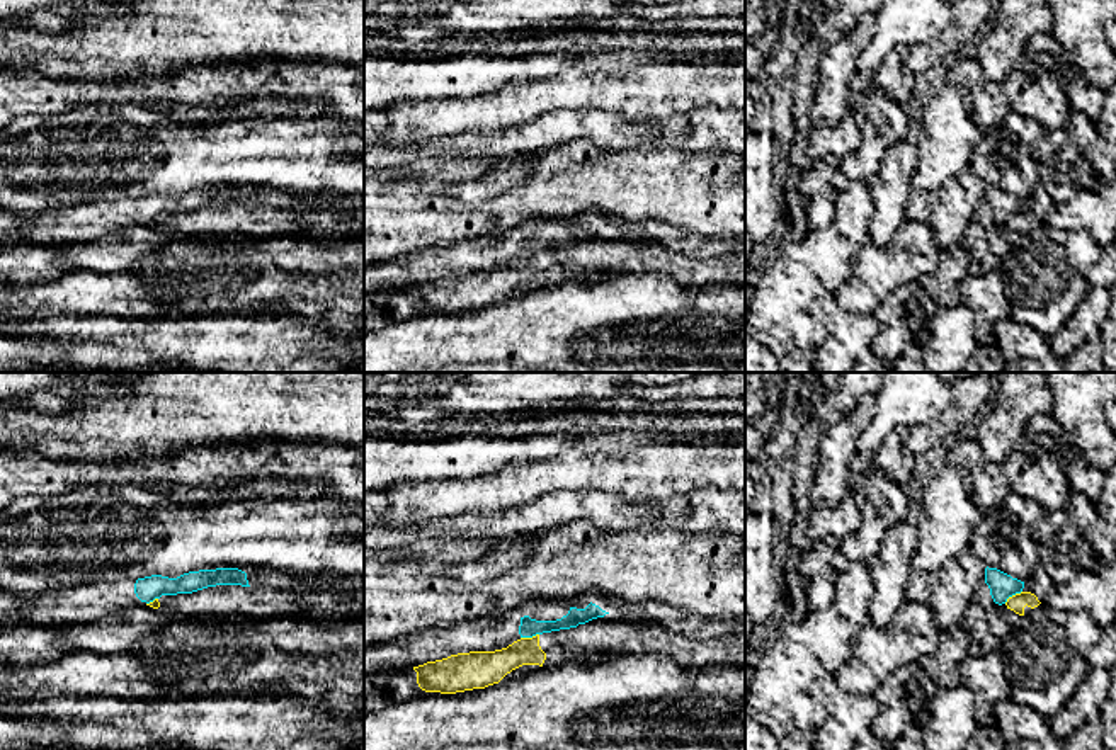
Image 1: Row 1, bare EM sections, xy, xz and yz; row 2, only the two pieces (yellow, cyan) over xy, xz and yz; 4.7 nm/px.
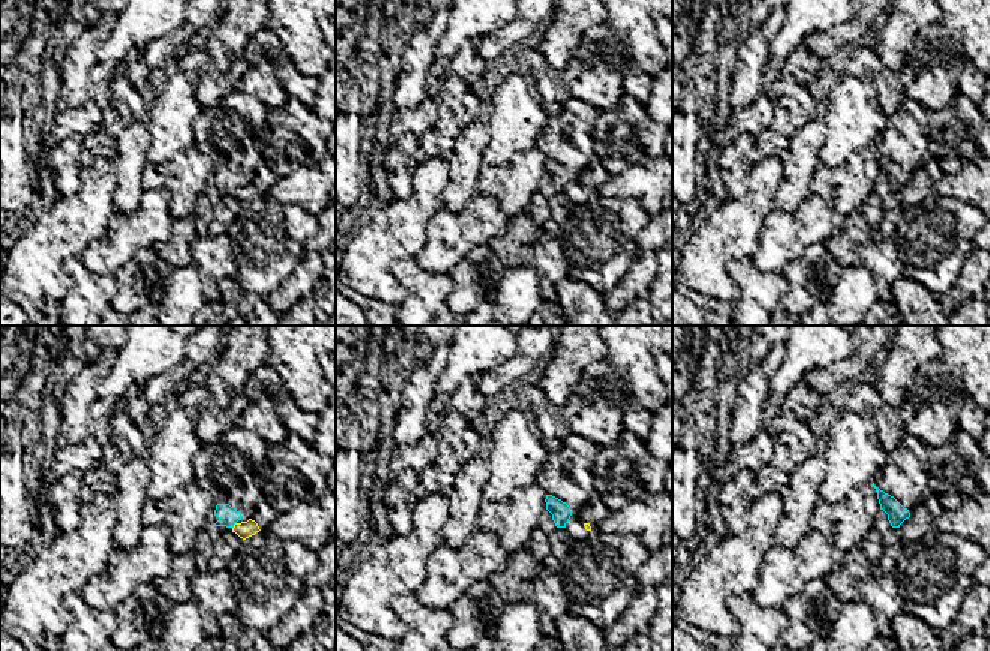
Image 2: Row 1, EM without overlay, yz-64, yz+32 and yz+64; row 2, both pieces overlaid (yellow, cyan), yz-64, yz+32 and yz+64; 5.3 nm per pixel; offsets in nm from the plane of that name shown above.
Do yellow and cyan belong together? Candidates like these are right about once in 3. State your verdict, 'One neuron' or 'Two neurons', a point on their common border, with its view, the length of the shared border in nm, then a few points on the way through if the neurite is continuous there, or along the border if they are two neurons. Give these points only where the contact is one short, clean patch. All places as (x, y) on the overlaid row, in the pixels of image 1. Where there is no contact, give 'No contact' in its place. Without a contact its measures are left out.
Two neurons. Touches yellow at yz (1013, 596). Shared border 110 nm. Boundary: yz (1021, 590), (1004, 602)

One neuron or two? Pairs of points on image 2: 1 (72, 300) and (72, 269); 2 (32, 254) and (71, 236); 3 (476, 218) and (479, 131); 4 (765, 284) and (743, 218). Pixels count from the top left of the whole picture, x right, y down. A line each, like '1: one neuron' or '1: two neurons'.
1: one neuron
2: one neuron
3: two neurons
4: two neurons

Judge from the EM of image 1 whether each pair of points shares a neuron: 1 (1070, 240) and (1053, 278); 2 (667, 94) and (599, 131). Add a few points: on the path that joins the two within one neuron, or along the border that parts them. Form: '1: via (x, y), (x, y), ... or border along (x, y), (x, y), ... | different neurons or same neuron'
1: via (1070, 249), (1053, 269) | same neuron
2: border along (608, 111), (613, 114) | different neurons

